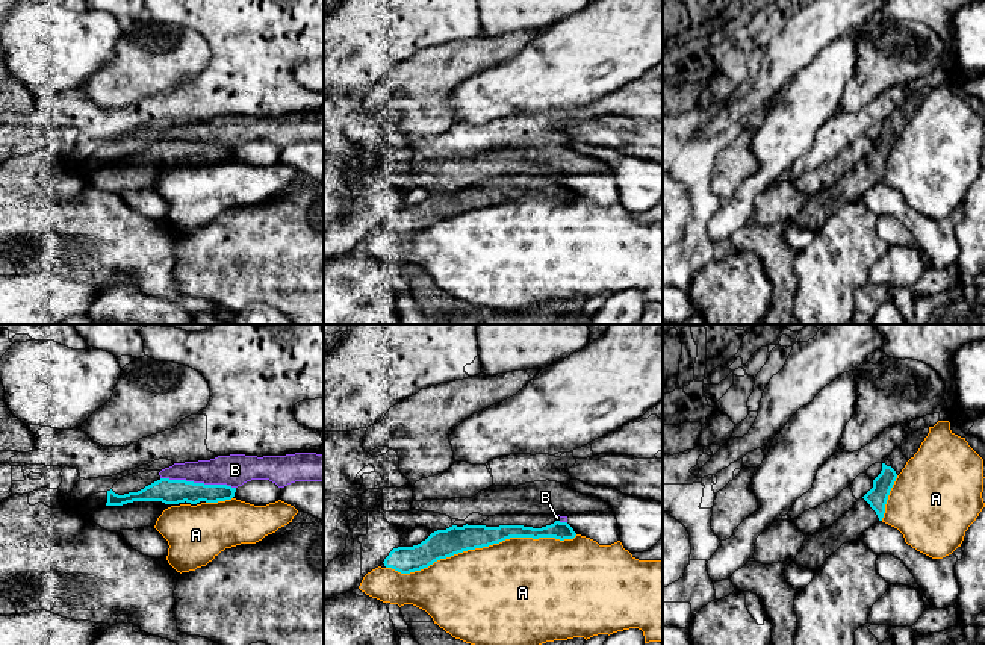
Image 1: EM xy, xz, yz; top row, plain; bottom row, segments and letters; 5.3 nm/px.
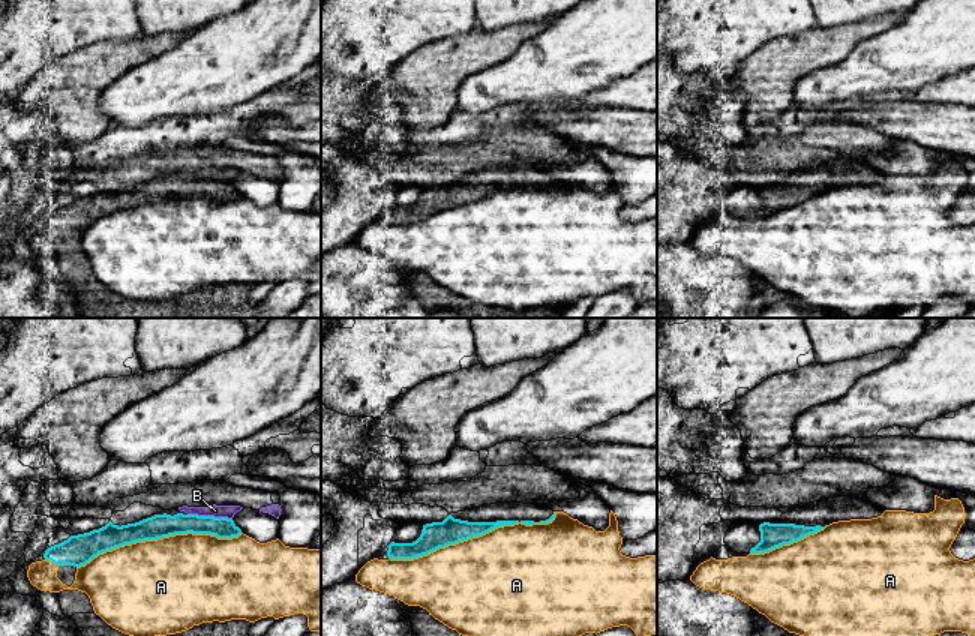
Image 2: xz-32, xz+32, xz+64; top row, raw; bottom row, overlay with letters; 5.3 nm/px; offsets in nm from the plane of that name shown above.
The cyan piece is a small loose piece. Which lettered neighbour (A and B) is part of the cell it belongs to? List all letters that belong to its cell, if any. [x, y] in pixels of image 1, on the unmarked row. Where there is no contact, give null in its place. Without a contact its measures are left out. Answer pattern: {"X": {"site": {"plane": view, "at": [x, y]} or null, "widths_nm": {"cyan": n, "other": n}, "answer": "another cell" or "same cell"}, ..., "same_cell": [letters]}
{"A": {"site": {"plane": "xz", "at": [481, 208]}, "widths_nm": {"cyan": 150, "other": 500}, "answer": "another cell"}, "B": {"site": {"plane": "xy", "at": [198, 144]}, "widths_nm": {"cyan": 130, "other": 170}, "answer": "another cell"}, "same_cell": []}

